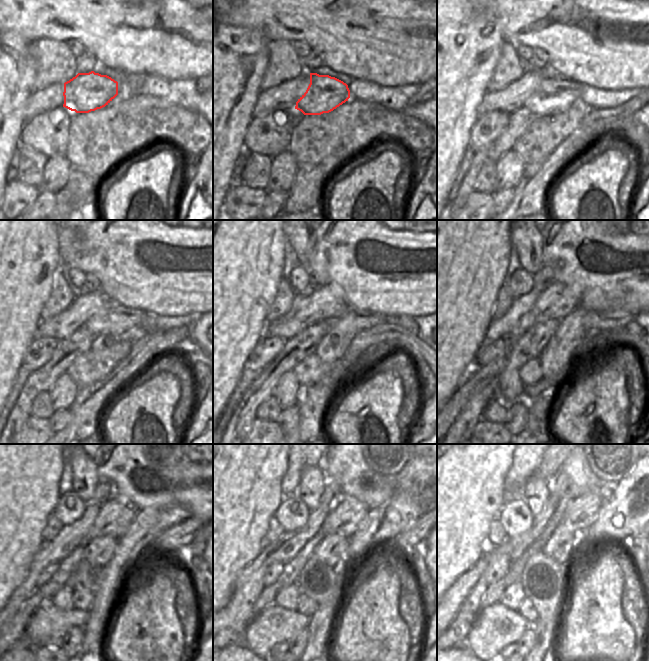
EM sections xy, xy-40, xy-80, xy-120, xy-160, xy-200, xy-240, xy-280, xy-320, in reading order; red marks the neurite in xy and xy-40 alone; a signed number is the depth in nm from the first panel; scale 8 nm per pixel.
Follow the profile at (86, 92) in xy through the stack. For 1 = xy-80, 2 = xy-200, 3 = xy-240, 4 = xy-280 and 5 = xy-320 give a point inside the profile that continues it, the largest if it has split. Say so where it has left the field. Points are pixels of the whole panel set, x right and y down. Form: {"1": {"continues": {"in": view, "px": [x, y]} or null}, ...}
{"1": {"continues": {"in": "xy-80", "px": [554, 95]}}, "2": {"continues": {"in": "xy-200", "px": [593, 320]}}, "3": {"continues": {"in": "xy-240", "px": [171, 540]}}, "4": {"continues": {"in": "xy-280", "px": [416, 533]}}, "5": {"continues": {"in": "xy-320", "px": [629, 541]}}}

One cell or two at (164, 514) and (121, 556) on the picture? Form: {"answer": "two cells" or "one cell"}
{"answer": "one cell"}

